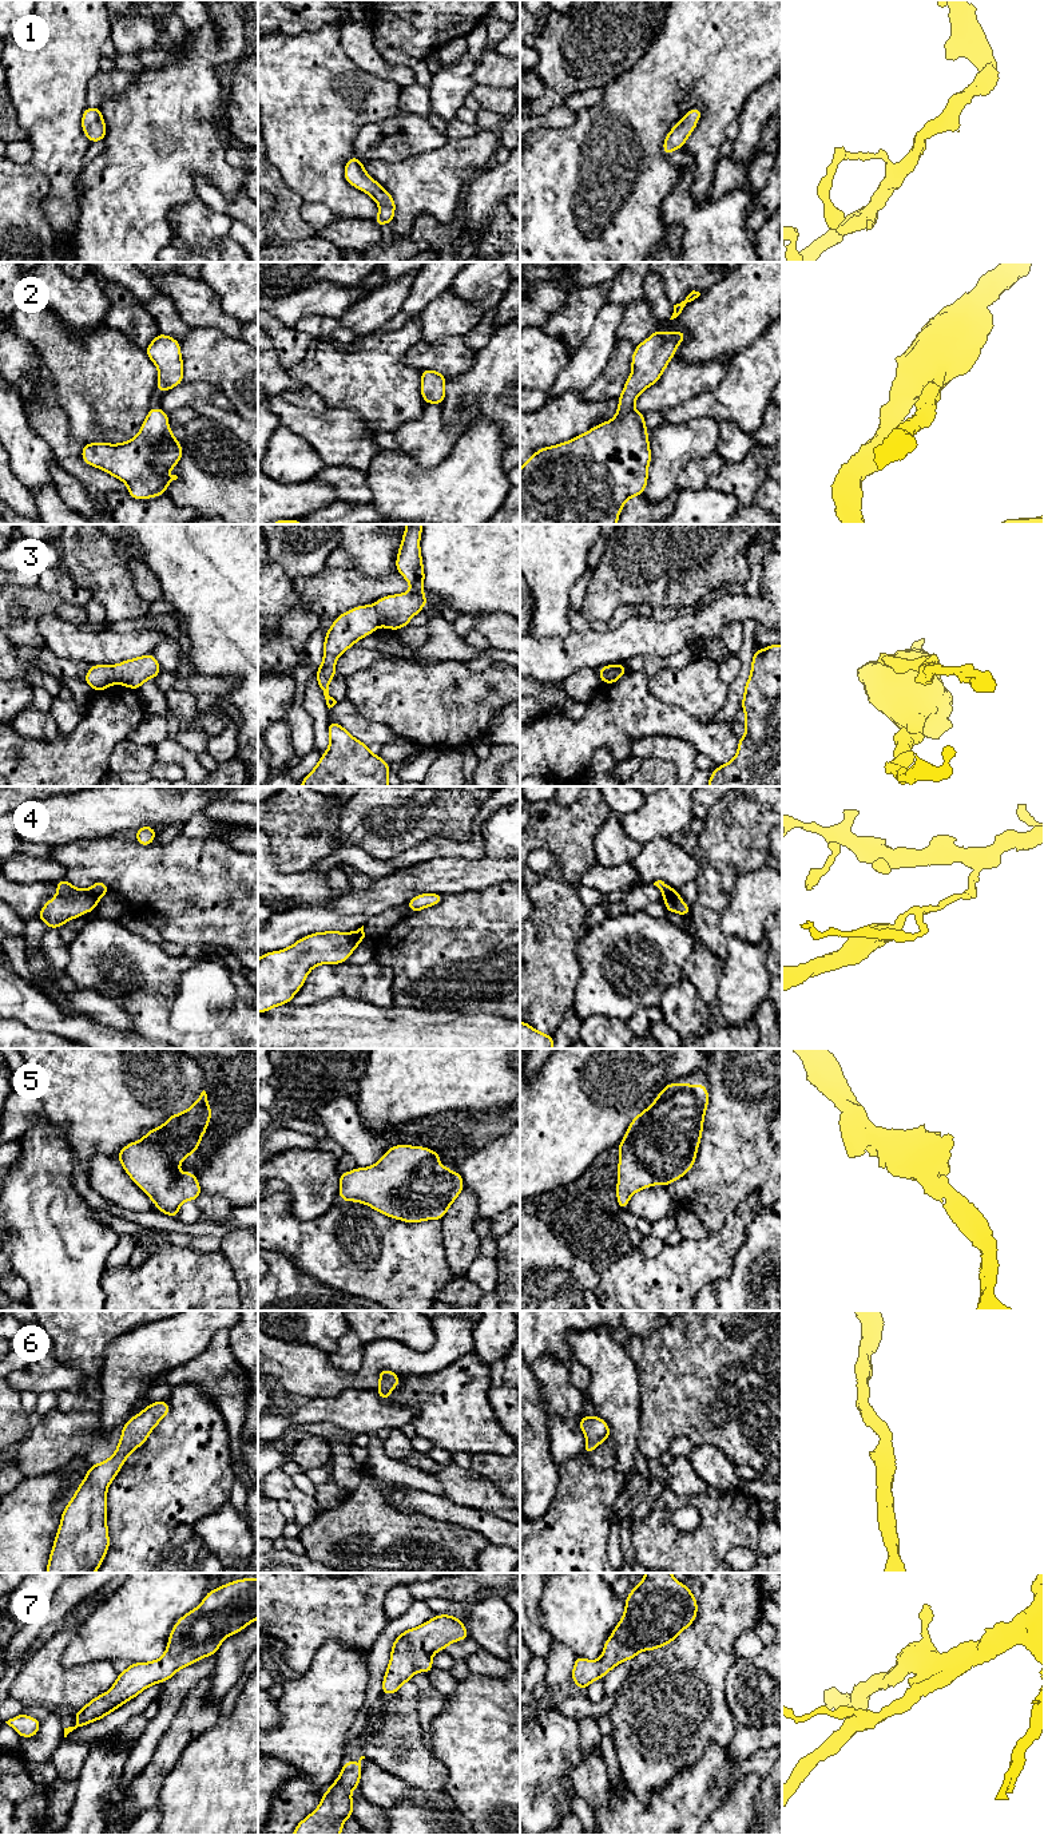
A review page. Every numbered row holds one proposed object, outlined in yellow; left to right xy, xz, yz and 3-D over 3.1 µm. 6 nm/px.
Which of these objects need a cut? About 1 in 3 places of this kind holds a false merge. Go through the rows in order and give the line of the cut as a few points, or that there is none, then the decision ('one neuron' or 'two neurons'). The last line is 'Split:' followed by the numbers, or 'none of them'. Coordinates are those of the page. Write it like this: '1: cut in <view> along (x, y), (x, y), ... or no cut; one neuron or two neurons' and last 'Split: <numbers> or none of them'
1: no cut; one neuron
2: no cut; one neuron
3: cut in xz along (374, 605), (380, 623); two neurons
4: cut in xy along (88, 890), (99, 898); two neurons
5: no cut; one neuron
6: no cut; one neuron
7: no cut; one neuron
Split: 3, 4

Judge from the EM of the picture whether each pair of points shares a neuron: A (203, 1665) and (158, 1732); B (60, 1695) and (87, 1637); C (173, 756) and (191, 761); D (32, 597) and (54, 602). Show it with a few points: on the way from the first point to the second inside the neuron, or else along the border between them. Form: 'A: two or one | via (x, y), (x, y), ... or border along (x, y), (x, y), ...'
A: one | via (186, 1681), (173, 1695), (165, 1715)
B: two | border along (60, 1656), (60, 1663), (66, 1668), (104, 1660)
C: one | via (177, 756), (187, 760)
D: one | via (38, 602), (48, 602)

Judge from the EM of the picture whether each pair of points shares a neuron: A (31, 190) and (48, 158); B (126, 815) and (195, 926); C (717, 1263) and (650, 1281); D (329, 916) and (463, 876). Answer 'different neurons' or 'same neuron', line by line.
A: different neurons
B: different neurons
C: same neuron
D: same neuron

